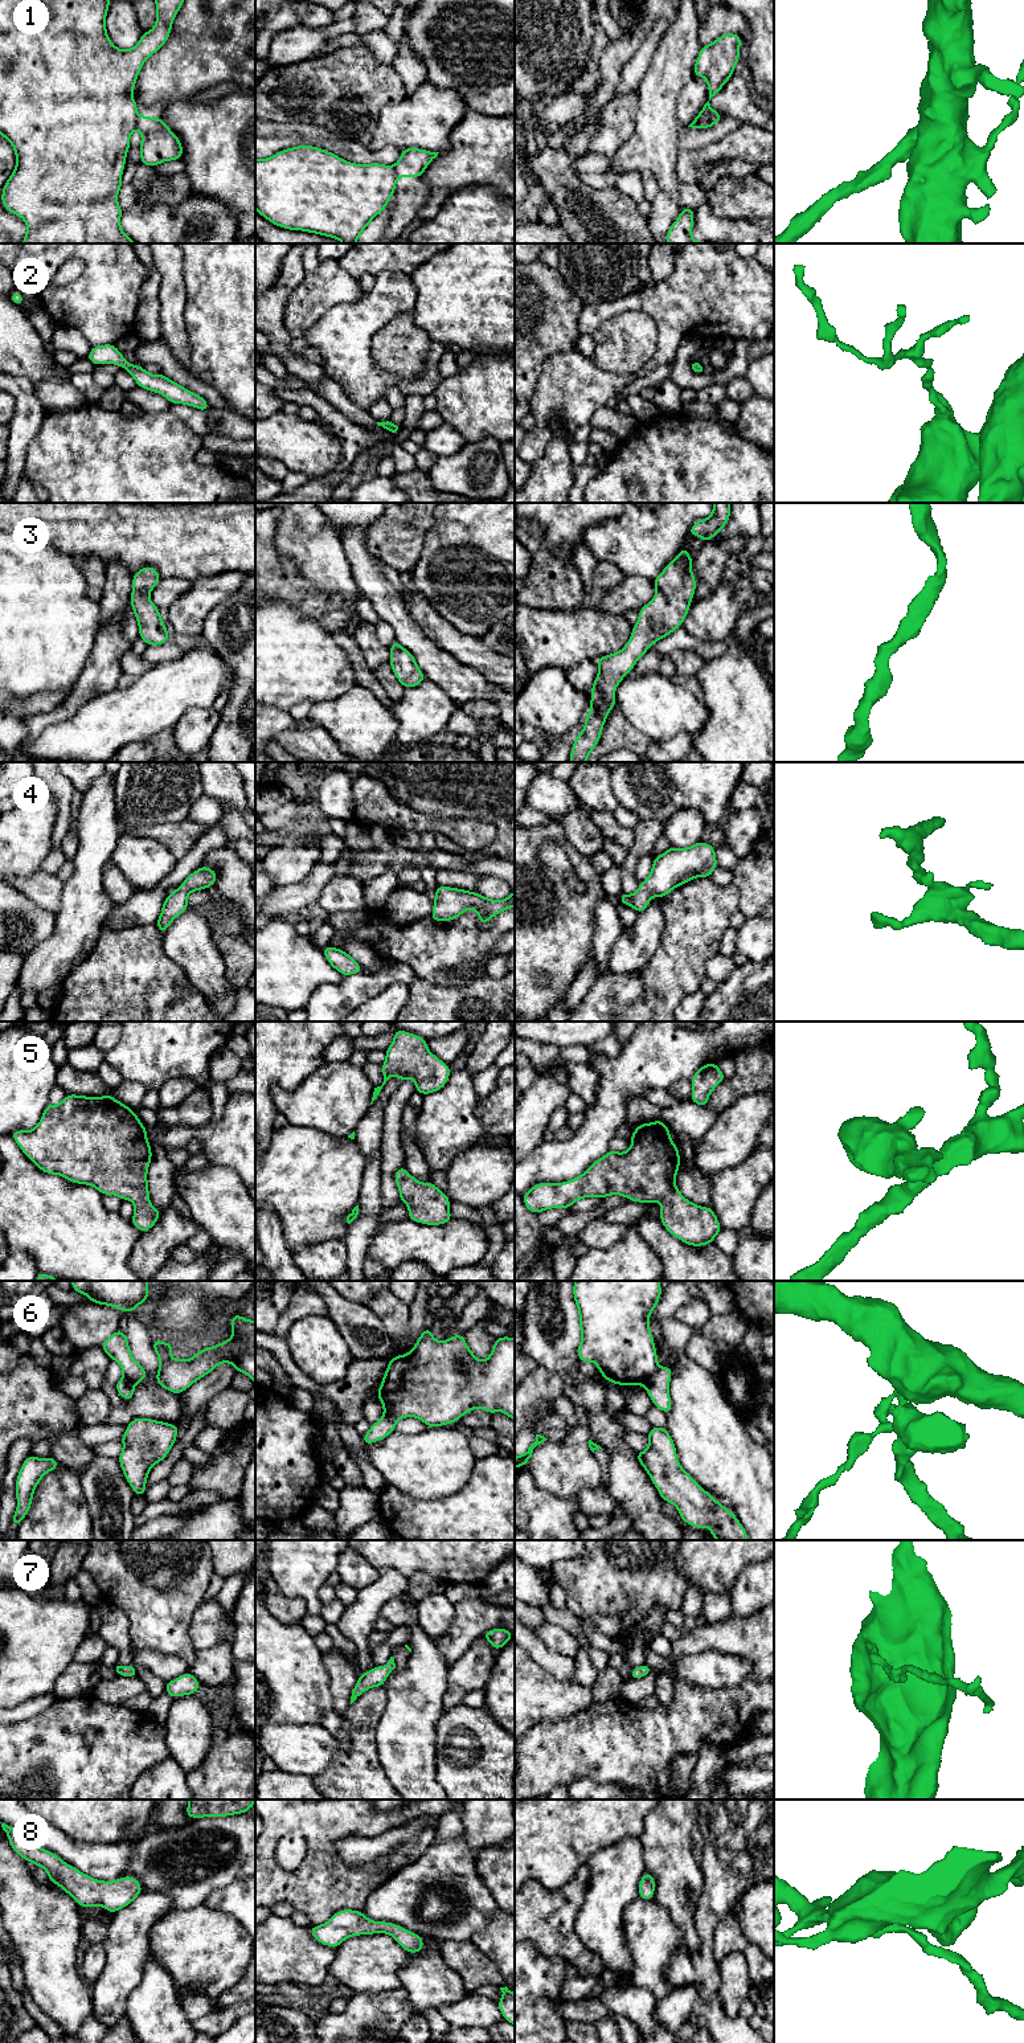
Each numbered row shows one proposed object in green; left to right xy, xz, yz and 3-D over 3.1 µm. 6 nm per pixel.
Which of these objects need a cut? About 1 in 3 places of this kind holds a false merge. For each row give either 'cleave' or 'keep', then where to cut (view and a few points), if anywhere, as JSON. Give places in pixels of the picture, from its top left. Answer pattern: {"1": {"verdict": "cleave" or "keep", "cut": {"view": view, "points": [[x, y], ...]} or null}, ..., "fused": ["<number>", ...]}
{"1": {"verdict": "cleave", "cut": {"view": "xy", "points": [[138, 115], [135, 127]]}}, "2": {"verdict": "keep", "cut": null}, "3": {"verdict": "keep", "cut": null}, "4": {"verdict": "keep", "cut": null}, "5": {"verdict": "keep", "cut": null}, "6": {"verdict": "cleave", "cut": {"view": "yz", "points": [[659, 1367], [643, 1384]]}}, "7": {"verdict": "keep", "cut": null}, "8": {"verdict": "keep", "cut": null}, "fused": ["1", "6"]}

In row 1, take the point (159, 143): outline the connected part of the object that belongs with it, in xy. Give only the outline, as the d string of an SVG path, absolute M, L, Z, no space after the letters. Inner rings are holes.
M136 116L136 128L140 131L142 156L139 163L157 167L163 161L180 160L183 144L177 135L164 123L163 118Z

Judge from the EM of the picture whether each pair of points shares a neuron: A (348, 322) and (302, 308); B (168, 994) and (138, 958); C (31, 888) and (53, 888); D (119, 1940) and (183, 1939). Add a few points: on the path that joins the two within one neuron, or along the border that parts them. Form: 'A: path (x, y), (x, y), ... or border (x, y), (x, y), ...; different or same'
A: border (352, 303), (334, 304), (303, 335); different
B: path (159, 985), (142, 967); same
C: path (36, 888), (48, 888); same
D: border (167, 1915), (150, 1931), (150, 1952); different

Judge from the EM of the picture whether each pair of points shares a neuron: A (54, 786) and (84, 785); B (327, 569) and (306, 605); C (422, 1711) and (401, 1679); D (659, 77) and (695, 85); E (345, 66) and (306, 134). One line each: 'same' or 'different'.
A: different
B: different
C: same
D: different
E: different

